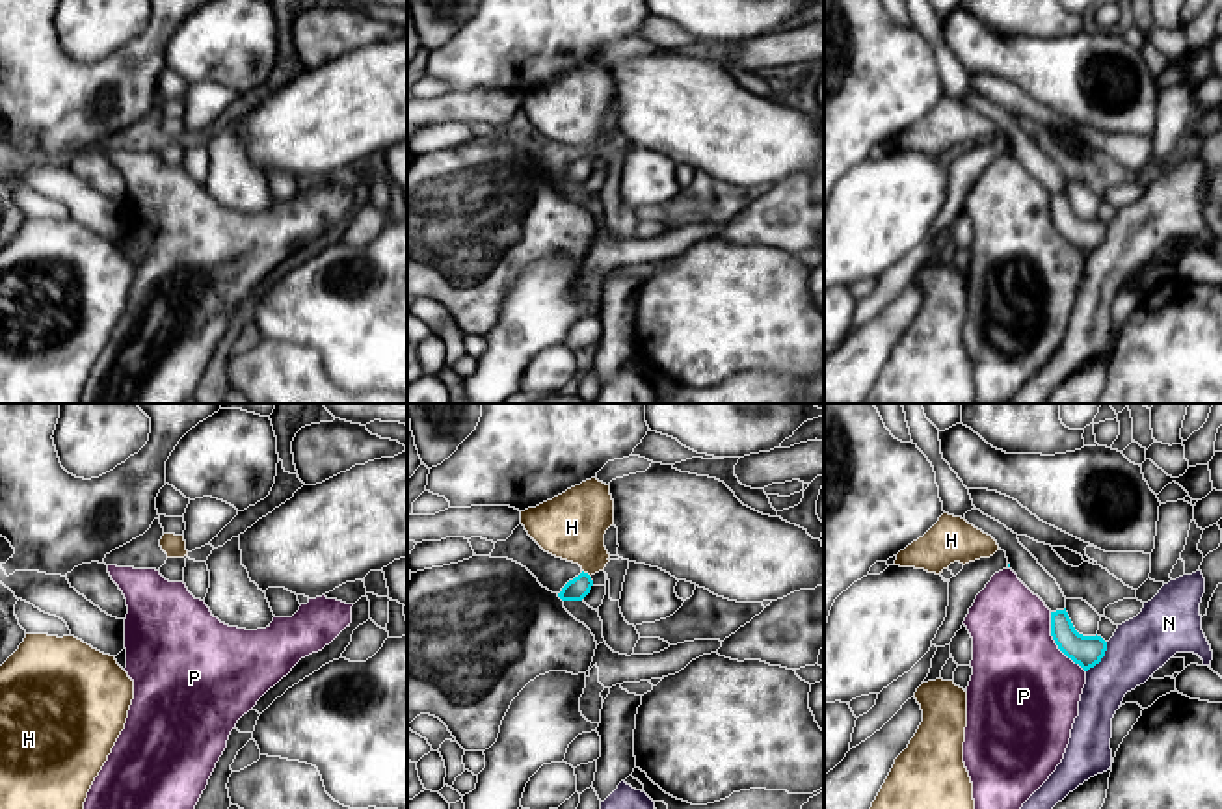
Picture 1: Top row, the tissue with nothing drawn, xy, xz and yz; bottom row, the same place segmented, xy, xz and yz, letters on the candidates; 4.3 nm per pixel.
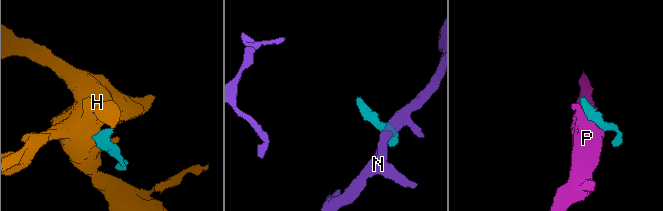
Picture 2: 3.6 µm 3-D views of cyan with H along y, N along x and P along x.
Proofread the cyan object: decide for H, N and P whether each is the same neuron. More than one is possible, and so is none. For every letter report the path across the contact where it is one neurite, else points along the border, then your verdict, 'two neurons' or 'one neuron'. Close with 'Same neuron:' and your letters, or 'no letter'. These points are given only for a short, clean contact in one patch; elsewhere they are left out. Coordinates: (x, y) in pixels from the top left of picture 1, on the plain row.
H: across xz (575, 173), (586, 157), (586, 131), (571, 110) | one neuron
N: along yz (1107, 225), (1105, 238), (1087, 255) | two neurons
P: two neurons
Same neuron: H

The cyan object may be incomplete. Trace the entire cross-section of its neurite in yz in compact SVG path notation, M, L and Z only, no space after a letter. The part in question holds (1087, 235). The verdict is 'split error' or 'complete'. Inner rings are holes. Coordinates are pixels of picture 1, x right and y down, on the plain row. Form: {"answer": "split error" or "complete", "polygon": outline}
{"answer": "complete", "polygon": "M1066 192L1051 195L1051 219L1058 232L1084 255L1099 247L1107 234L1101 219L1083 219L1075 214Z"}

